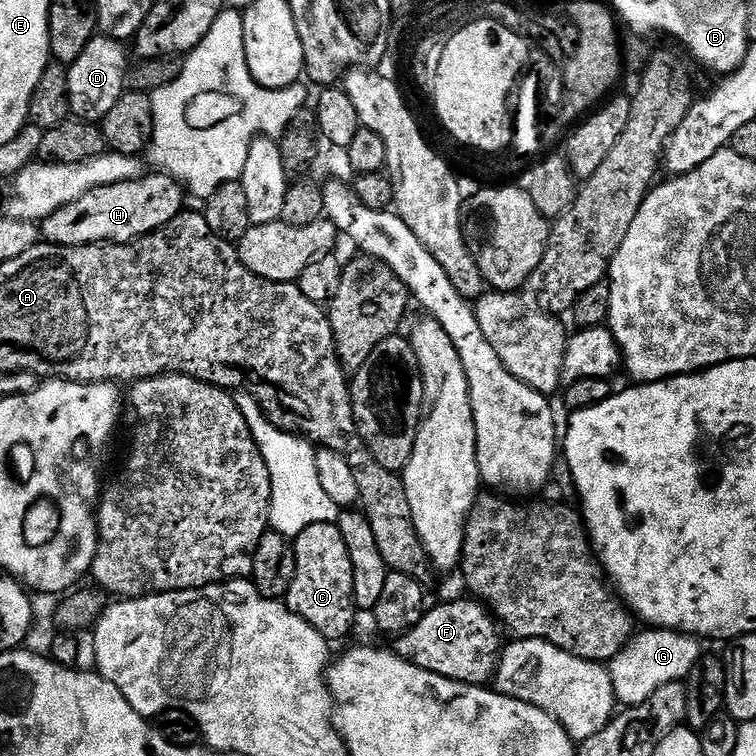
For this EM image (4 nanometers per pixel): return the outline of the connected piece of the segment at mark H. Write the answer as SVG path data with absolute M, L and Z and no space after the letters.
M146 174L138 180L90 190L90 194L78 198L78 202L70 202L70 206L59 208L39 221L41 237L47 243L58 244L61 248L87 244L130 244L133 240L140 240L165 228L185 211L186 189L172 176L152 175L156 176Z

